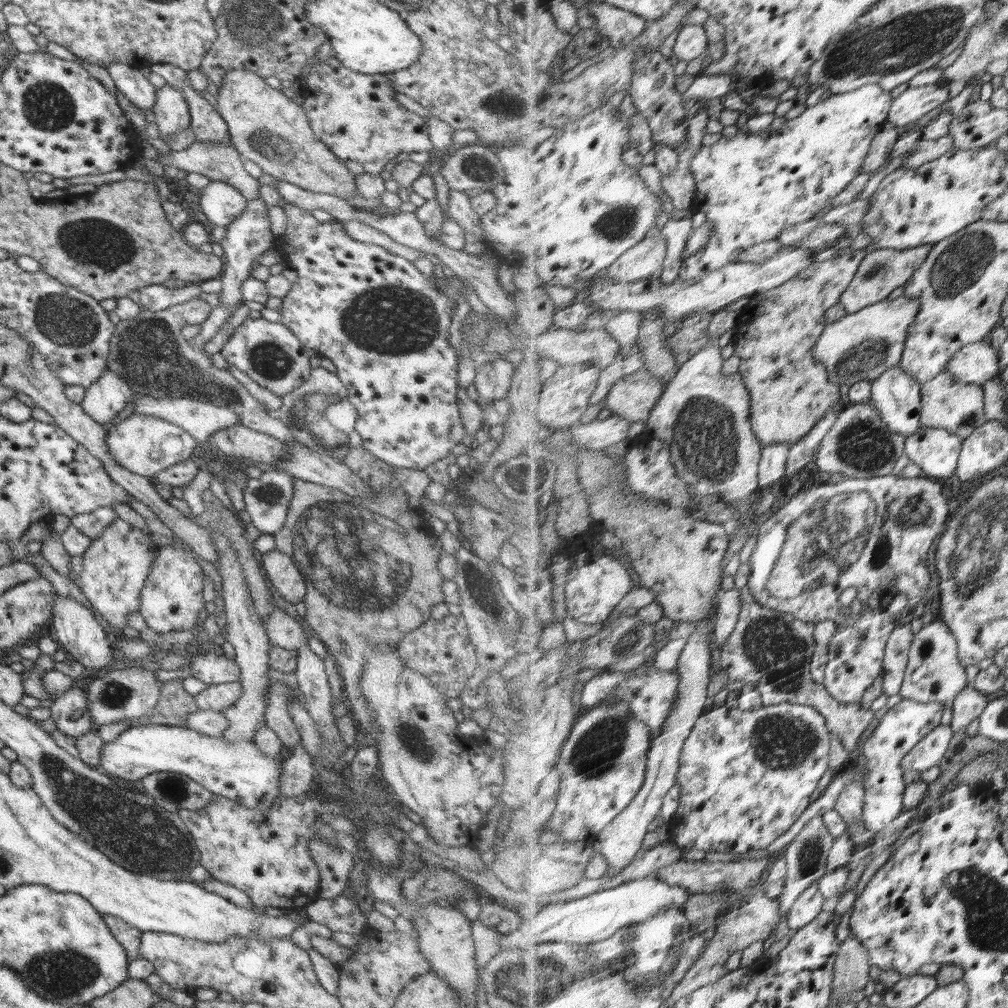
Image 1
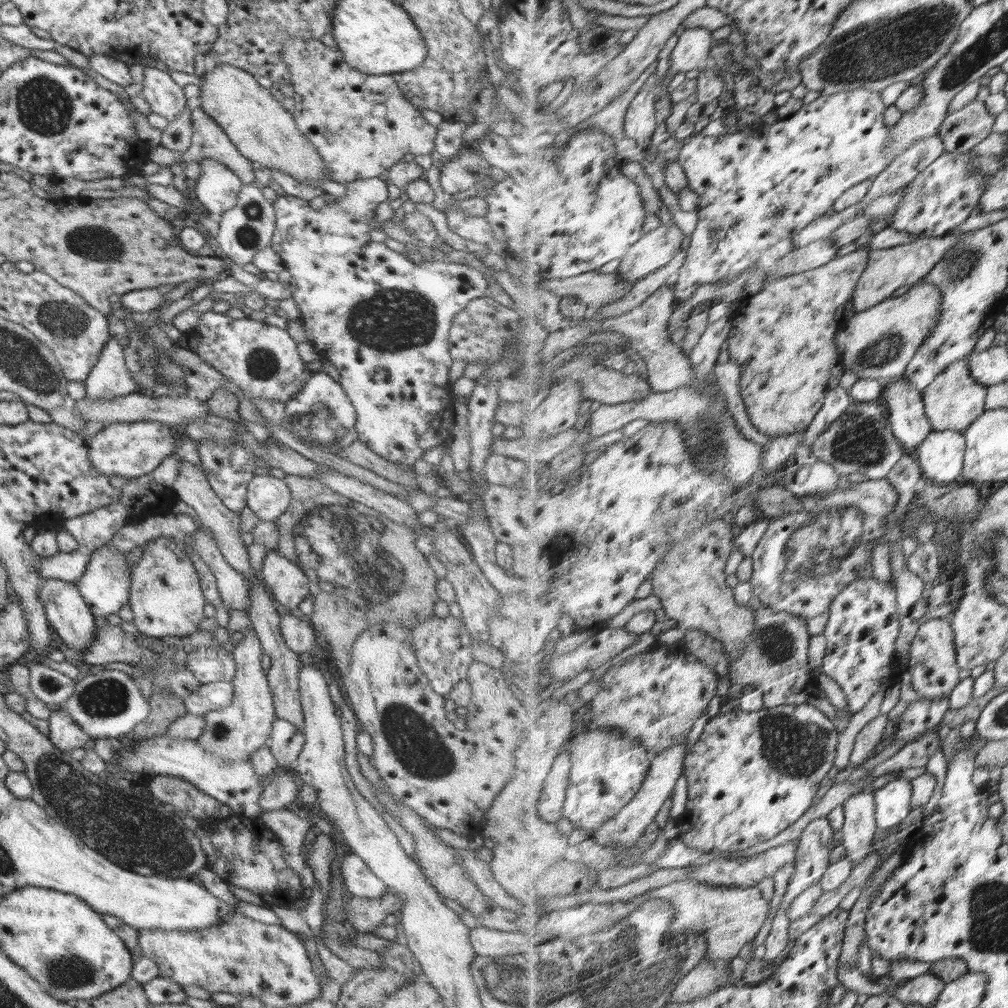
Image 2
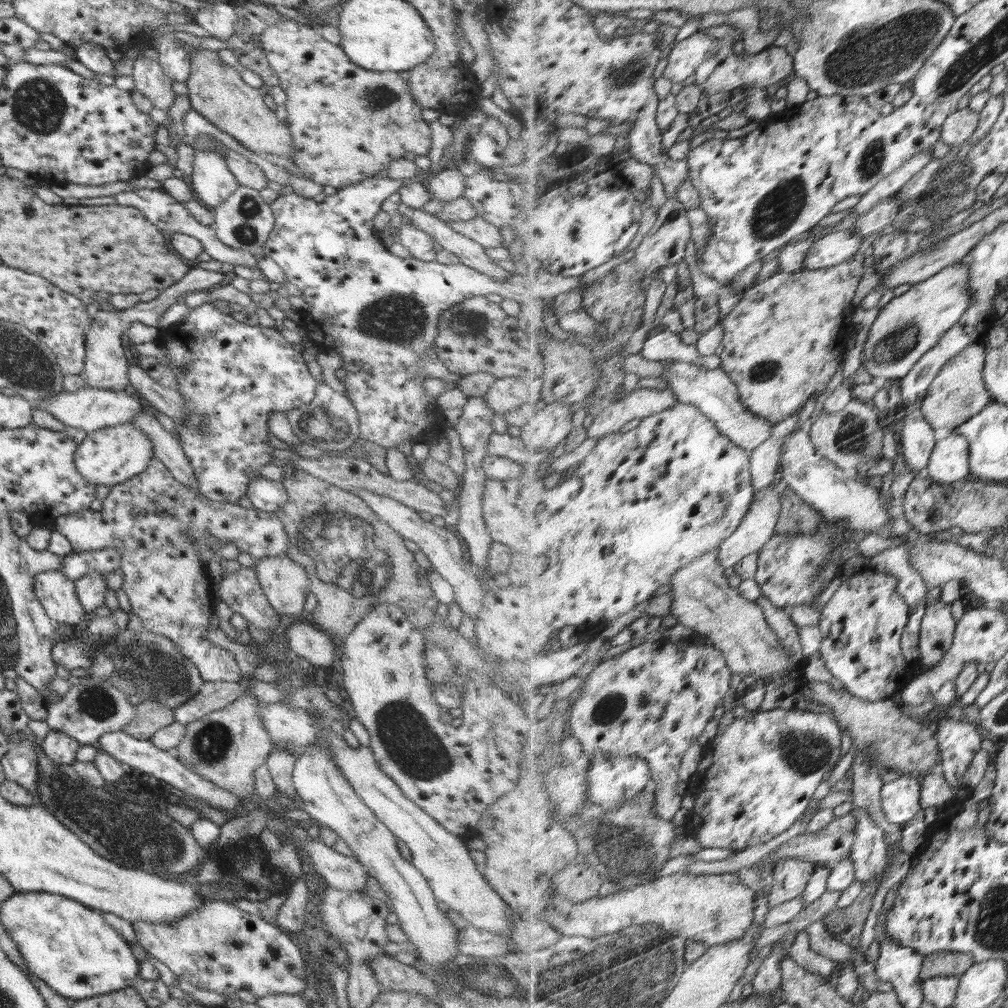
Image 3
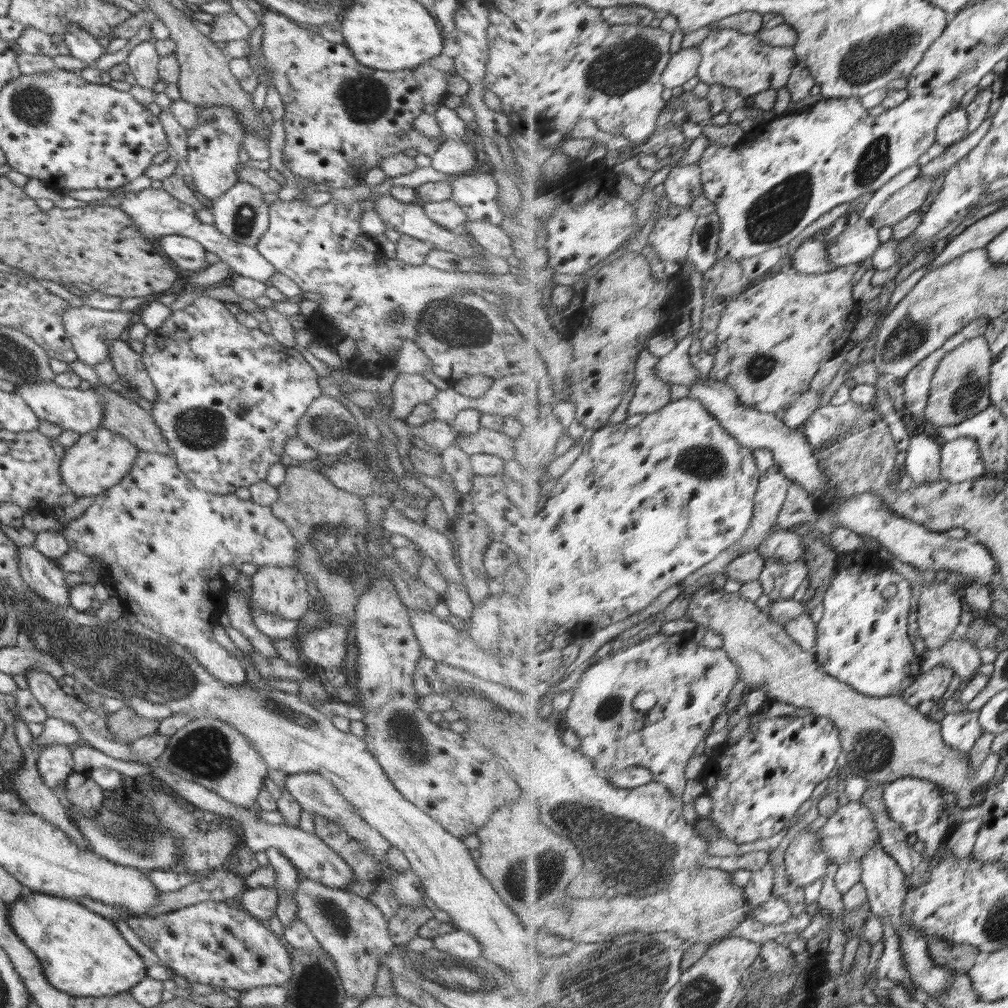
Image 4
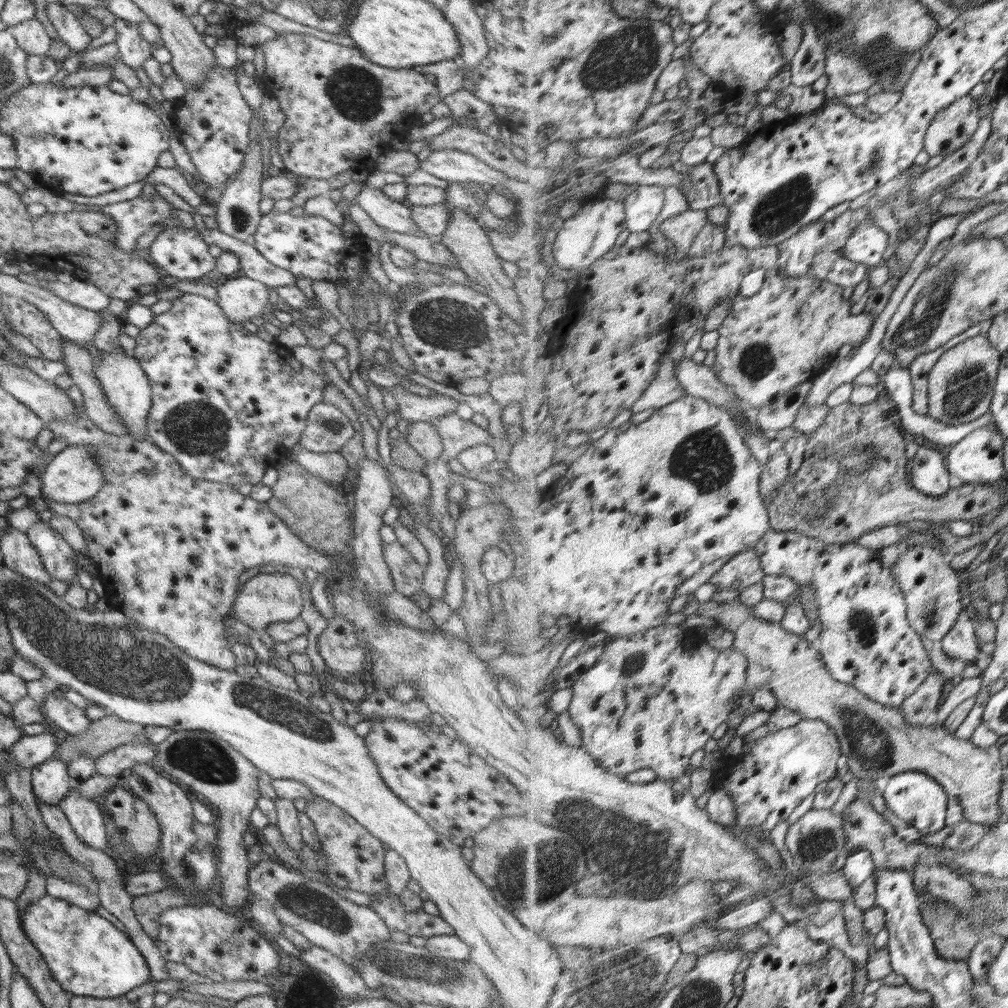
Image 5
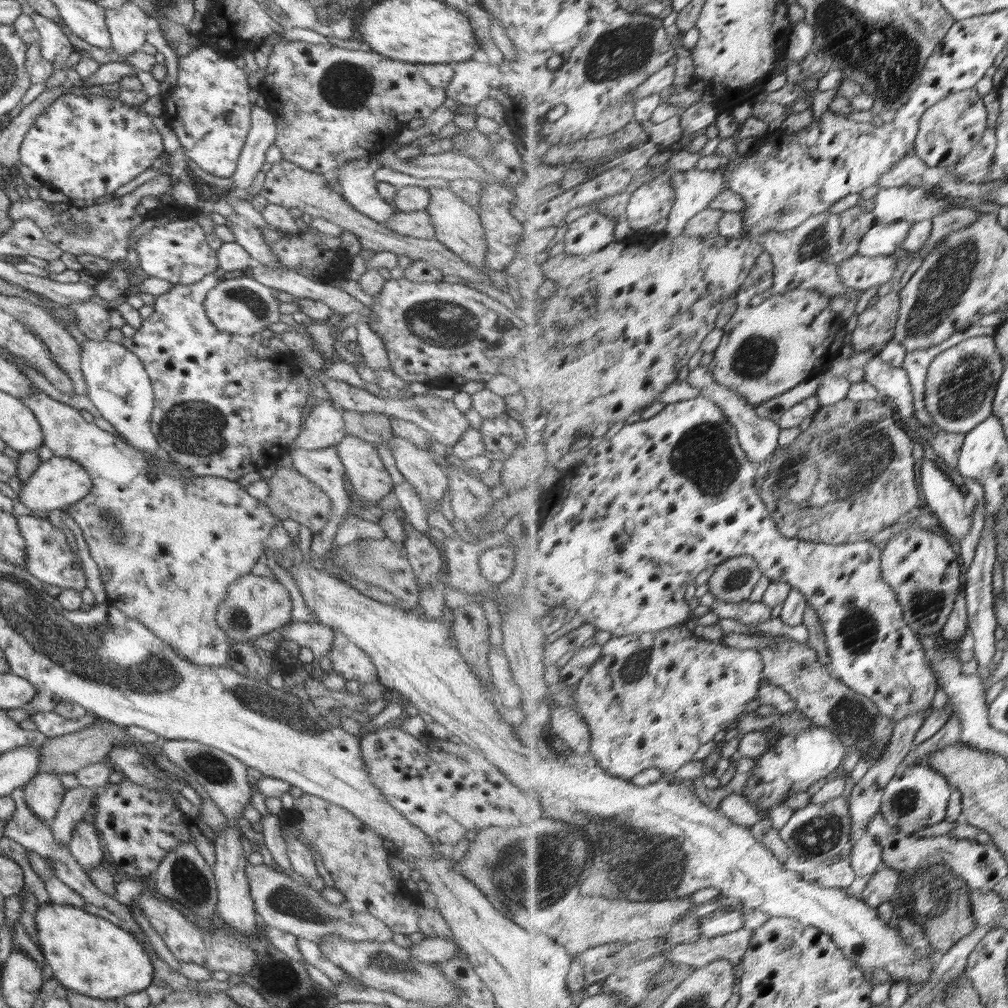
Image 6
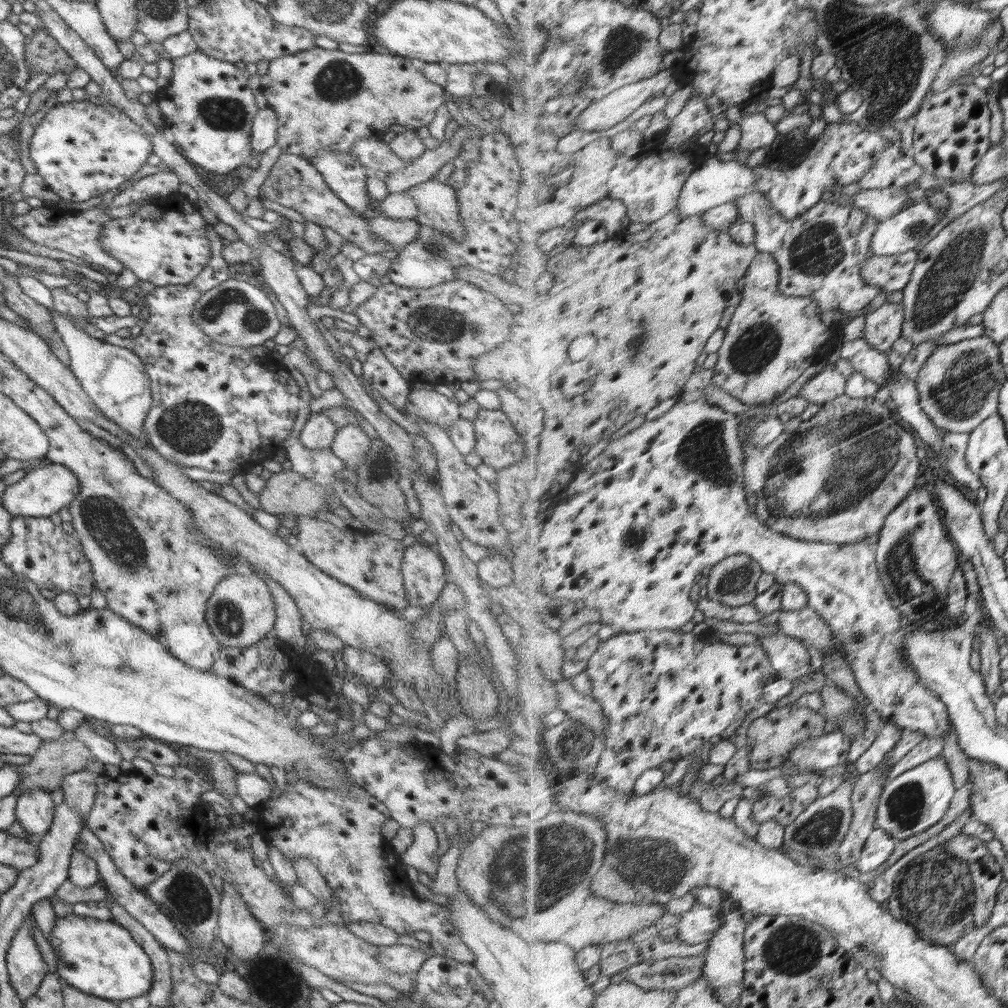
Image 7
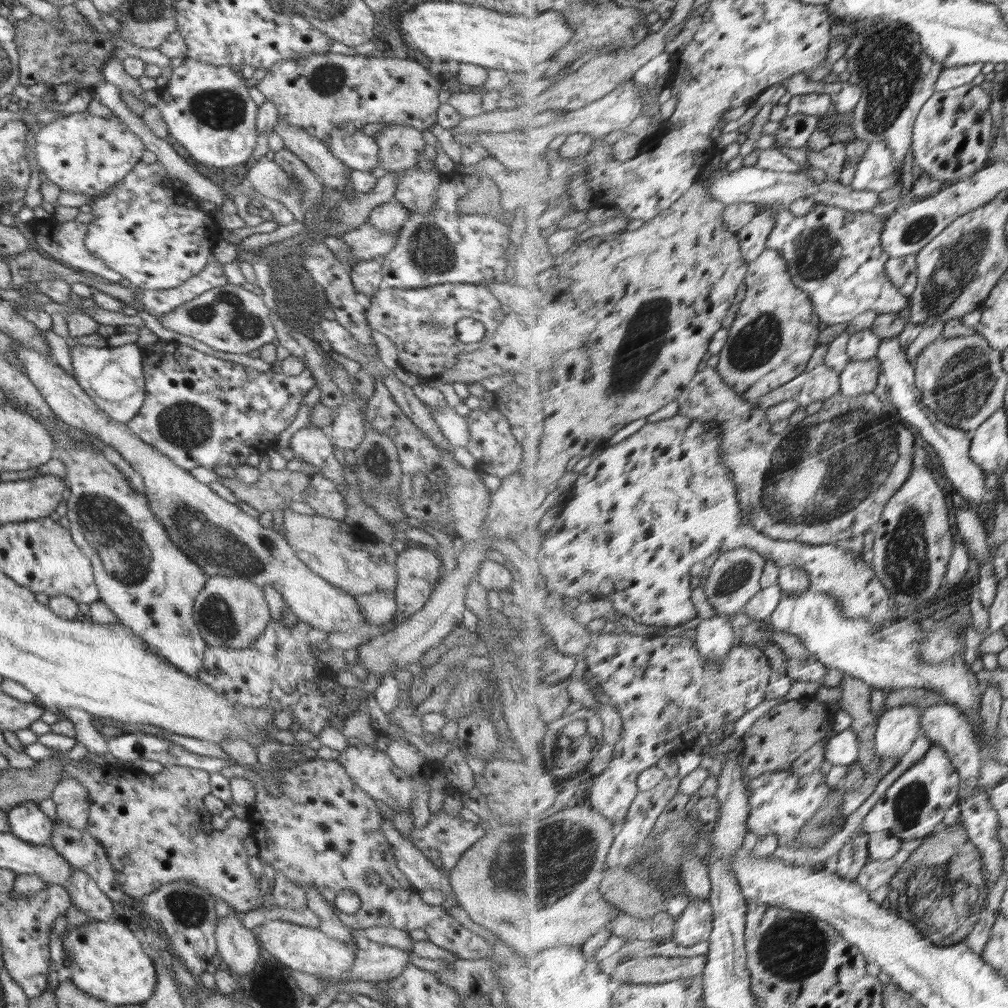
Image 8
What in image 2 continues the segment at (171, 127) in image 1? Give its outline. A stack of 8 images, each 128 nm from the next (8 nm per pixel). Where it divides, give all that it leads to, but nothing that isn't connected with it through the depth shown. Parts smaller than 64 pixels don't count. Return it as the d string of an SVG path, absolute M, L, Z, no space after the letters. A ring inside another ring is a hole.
M146 65L144 80L137 91L146 99L151 112L165 116L168 122L174 121L178 118L178 113L184 111L187 99L183 87L178 85L168 72Z

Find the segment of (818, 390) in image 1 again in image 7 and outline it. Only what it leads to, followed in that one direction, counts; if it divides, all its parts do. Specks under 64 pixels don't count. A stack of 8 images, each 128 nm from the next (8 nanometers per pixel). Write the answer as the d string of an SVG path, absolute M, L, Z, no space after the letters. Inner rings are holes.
M759 252L743 282L742 305L727 329L723 347L717 352L719 360L714 367L716 370L715 384L749 405L766 405L793 393L800 376L810 366L828 360L830 355L838 349L840 340L842 340L841 329L837 324L826 327L822 322L823 302L816 300L816 296L787 295L778 289L781 271L782 267L772 252ZM888 302L877 312L867 317L862 337L868 339L873 347L888 353L894 348L896 340L903 337L906 320L905 306L902 303Z

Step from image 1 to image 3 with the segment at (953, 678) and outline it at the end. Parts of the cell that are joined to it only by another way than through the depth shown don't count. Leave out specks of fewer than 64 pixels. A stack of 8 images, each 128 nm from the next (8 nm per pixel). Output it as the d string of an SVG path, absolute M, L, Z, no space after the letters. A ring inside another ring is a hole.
M938 601L927 609L921 624L919 664L924 664L927 670L939 667L955 644L958 624L952 604Z

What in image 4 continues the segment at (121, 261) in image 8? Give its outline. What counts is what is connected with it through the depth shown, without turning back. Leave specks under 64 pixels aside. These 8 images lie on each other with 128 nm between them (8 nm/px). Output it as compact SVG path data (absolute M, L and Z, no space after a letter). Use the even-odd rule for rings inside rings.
M179 235L160 237L160 248L177 271L199 272L209 265L206 261L206 250L190 237Z

